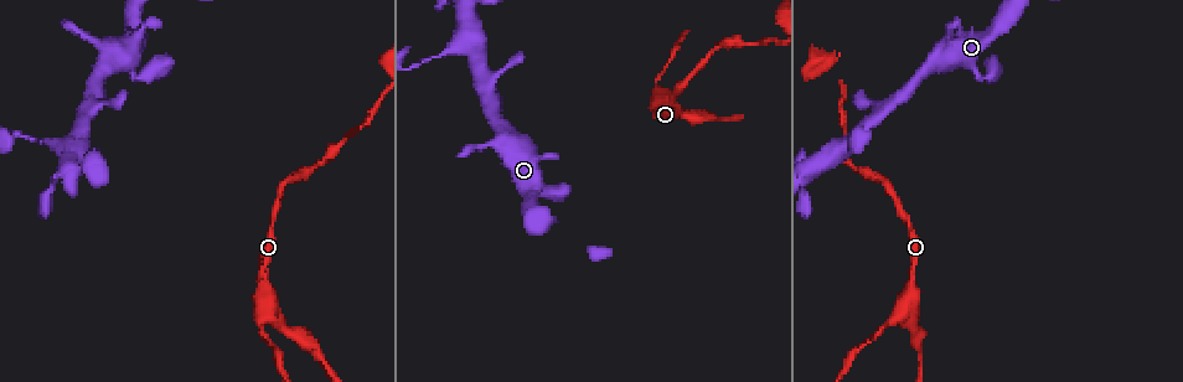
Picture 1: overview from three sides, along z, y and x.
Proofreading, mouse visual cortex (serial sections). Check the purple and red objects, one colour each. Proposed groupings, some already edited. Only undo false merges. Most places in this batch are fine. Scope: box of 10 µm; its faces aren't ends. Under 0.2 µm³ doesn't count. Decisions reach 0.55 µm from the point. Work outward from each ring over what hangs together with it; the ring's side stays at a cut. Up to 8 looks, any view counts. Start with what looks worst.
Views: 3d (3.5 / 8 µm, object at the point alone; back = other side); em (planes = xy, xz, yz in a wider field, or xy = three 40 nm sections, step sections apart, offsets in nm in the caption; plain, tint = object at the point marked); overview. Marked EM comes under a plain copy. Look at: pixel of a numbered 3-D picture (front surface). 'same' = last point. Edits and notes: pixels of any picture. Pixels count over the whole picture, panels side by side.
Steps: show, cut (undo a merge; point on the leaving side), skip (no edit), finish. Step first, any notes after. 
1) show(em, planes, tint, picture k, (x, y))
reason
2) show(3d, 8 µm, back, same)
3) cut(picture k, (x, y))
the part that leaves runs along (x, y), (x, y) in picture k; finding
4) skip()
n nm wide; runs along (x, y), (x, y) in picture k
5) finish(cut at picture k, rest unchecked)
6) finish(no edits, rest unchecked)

show(em, xy, step 2, tint, picture 1, (469, 44))
arms part here

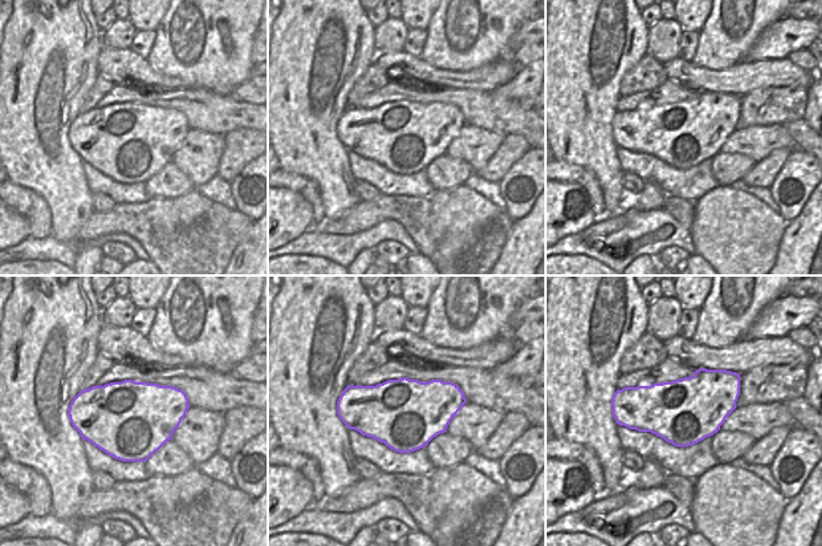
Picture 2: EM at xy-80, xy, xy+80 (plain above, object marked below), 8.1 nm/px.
show(3d, 3.5 µm, same)

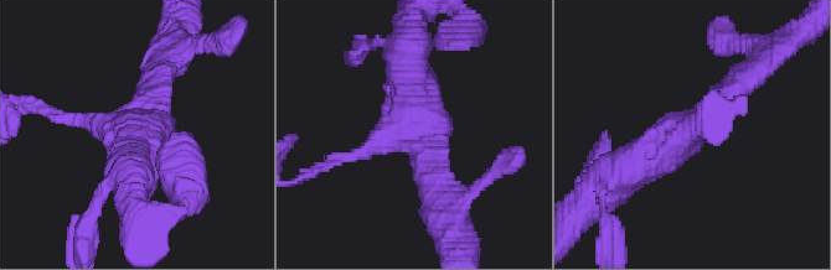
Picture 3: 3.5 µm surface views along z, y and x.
skip()
runs along (749, 74), (705, 120), (625, 166) in picture 3; one cell here

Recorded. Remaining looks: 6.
show(3d, 3.5 µm, picture 1, (660, 105))
thin neck

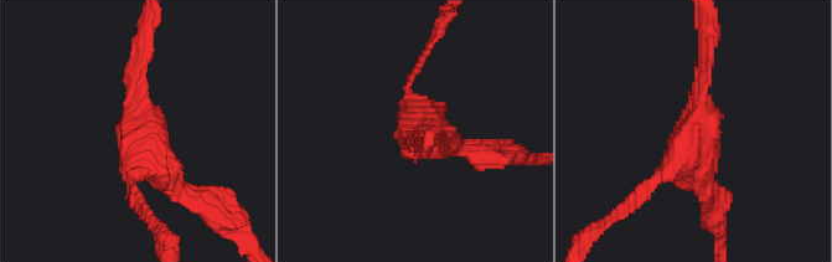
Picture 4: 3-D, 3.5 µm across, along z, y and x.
show(em, xy, step 2, tint, picture 4, (144, 145))
3 arms; arms of 100, 150, 250 nm

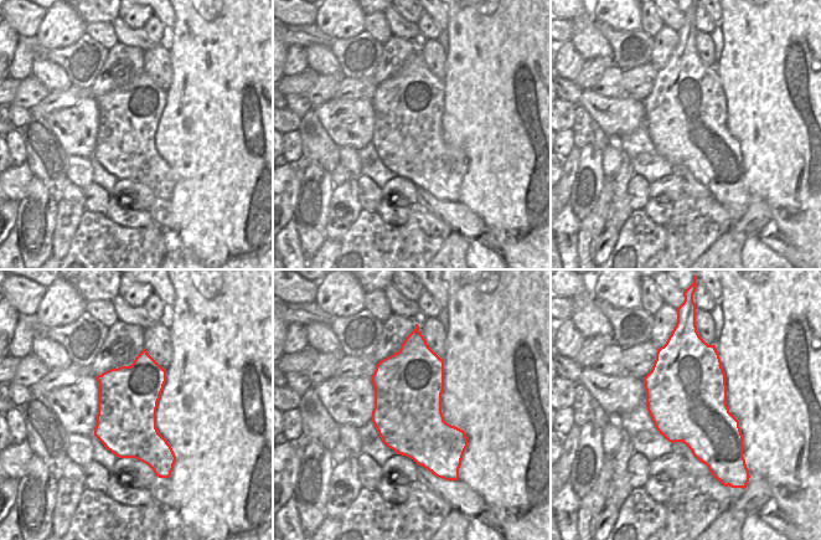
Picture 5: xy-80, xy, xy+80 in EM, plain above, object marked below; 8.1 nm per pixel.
skip()
550 nm wide; runs along (135, 65), (143, 144), (200, 198) in picture 4; all the same cell

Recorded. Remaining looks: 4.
show(3d, 3.5 µm, picture 1, (753, 42))
narrows sharply

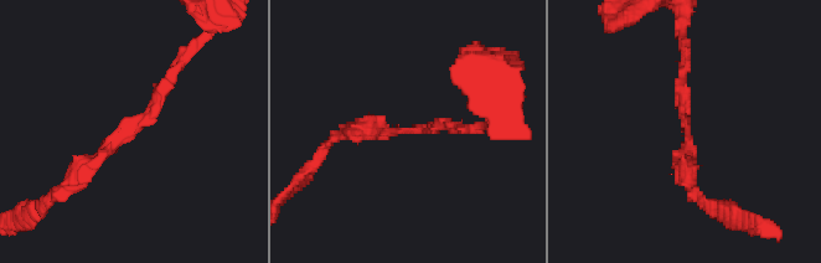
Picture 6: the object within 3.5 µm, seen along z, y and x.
show(em, planes, tint, picture 6, (408, 132))
arms of 150, 250 nm

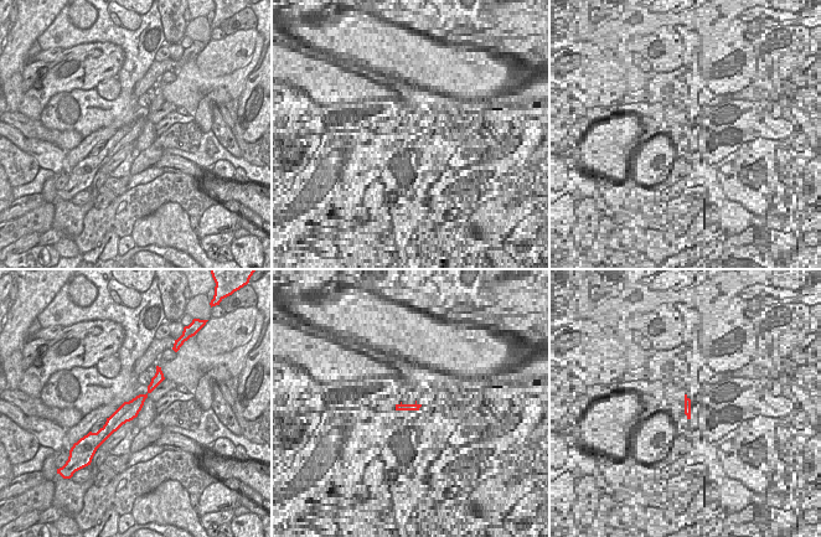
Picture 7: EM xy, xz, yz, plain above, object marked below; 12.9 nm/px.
skip()
runs along (158, 378), (130, 409), (102, 432) in picture 7; continuous, no second cell

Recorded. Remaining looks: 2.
finish(no edits, rest unchecked)

